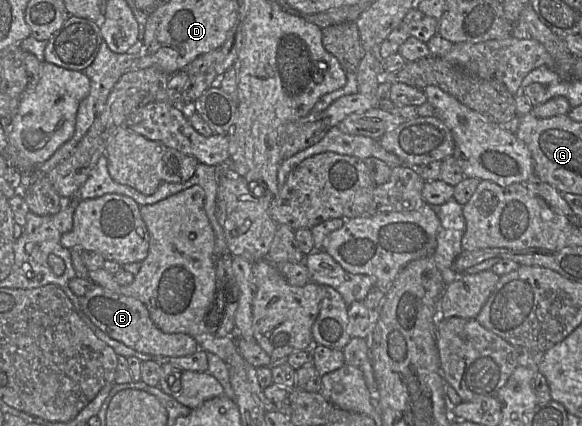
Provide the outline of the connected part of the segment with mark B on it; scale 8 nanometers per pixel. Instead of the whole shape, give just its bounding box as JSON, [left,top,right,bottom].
[79,285,199,357]

